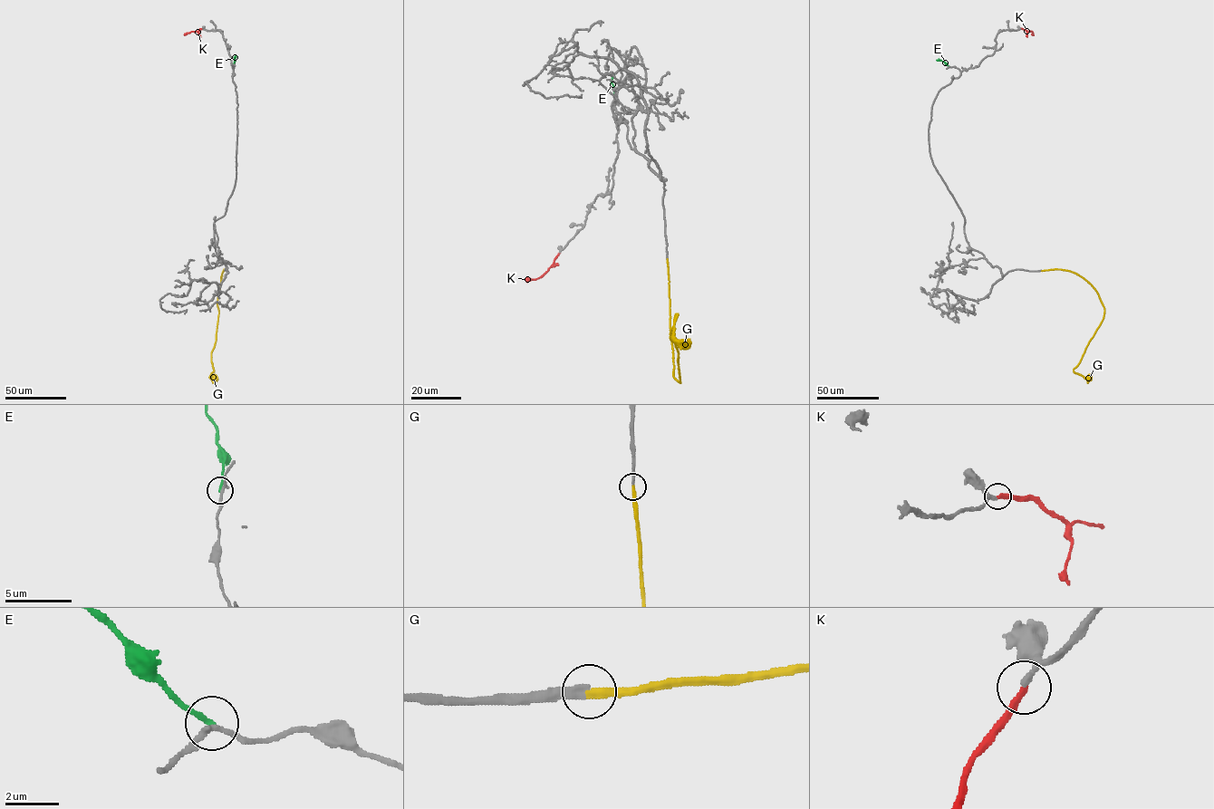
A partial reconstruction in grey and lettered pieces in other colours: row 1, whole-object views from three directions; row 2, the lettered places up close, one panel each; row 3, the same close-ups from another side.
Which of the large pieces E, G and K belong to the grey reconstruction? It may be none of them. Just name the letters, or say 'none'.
G, K

